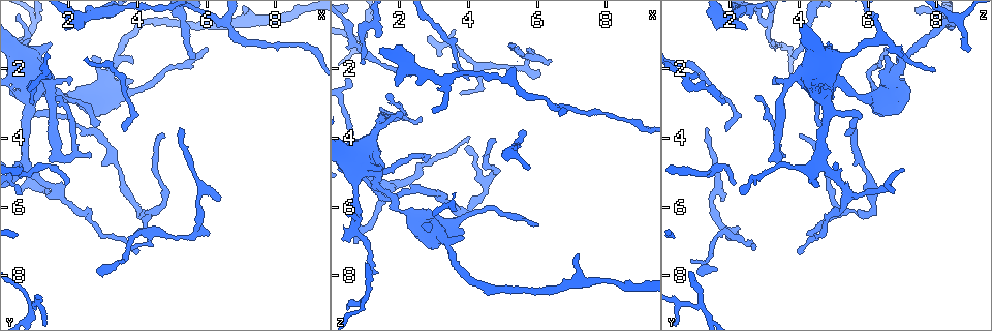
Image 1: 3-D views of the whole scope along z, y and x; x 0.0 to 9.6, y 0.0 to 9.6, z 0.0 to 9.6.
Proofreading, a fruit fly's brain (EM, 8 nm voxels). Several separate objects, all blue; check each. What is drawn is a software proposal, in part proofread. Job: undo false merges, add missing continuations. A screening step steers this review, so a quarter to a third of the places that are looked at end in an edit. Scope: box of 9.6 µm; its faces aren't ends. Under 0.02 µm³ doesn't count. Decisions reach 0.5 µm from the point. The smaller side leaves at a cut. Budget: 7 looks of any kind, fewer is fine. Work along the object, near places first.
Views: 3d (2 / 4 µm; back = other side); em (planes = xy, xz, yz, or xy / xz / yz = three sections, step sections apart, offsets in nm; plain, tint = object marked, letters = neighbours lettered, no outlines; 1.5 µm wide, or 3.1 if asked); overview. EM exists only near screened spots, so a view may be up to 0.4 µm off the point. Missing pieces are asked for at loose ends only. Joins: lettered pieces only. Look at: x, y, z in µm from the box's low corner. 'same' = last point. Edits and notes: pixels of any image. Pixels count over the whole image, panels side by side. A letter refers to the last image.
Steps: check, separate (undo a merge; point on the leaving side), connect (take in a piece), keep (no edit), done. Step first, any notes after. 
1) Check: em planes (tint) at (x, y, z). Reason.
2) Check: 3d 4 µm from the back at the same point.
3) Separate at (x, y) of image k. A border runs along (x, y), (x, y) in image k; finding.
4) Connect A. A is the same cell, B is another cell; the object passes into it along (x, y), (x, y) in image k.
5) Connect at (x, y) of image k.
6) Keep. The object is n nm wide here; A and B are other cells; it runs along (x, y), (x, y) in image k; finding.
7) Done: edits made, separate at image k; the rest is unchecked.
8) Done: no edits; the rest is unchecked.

Check: 3d 4 µm at (1.75, 2.85, 2.75). Thin end.

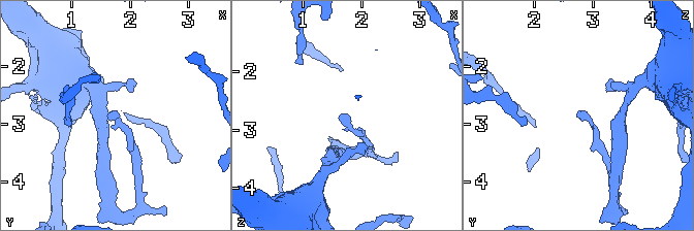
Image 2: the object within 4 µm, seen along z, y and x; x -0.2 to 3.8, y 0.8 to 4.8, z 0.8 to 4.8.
Check: em planes (letters) at (1.70, 2.85, 2.75).

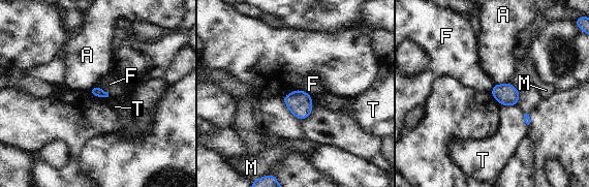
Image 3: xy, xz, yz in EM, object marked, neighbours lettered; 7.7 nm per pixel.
Keep. The object is 80 nm wide here; the longest contact is with F, 140 nm; A, F, M and T are other cells; no lettered piece goes on from it.

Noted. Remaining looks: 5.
Check: em planes (letters) at (1.25, 2.20, 1.05). Branch stops here.

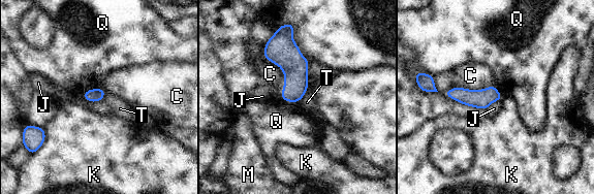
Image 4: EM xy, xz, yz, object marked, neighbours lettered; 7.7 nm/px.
Keep. The object is 110 nm wide here; C, J, K, M, Q and T are other cells; it runs along (448, 93), (467, 97), (498, 97) in image 4; no lettered piece goes on from it.

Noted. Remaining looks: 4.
Check: 3d 4 µm from the back at (3.80, 7.30, 2.65). Free end.

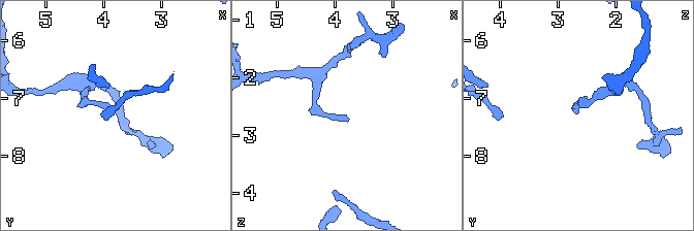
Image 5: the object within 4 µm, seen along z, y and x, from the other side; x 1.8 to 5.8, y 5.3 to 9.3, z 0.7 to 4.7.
Check: em xy step 4 (letters) at (3.85, 7.30, 2.65).

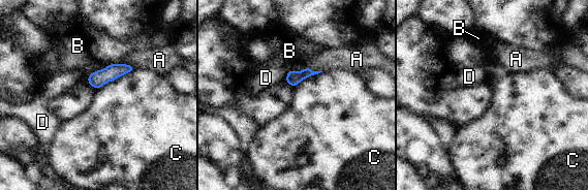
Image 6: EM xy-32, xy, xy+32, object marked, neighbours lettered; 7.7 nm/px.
Check: em planes (letters) at the same point.

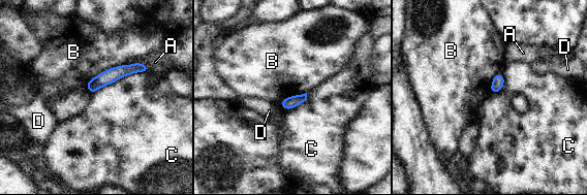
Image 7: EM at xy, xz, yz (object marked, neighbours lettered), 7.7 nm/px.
Keep. The longest contact is with C, 460 nm; A, B, C and D are other cells; a border runs along (146, 71), (121, 76), (91, 94) in image 7; no lettered piece goes on from it.

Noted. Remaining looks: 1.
Done: no edits; the rest is unchecked.

